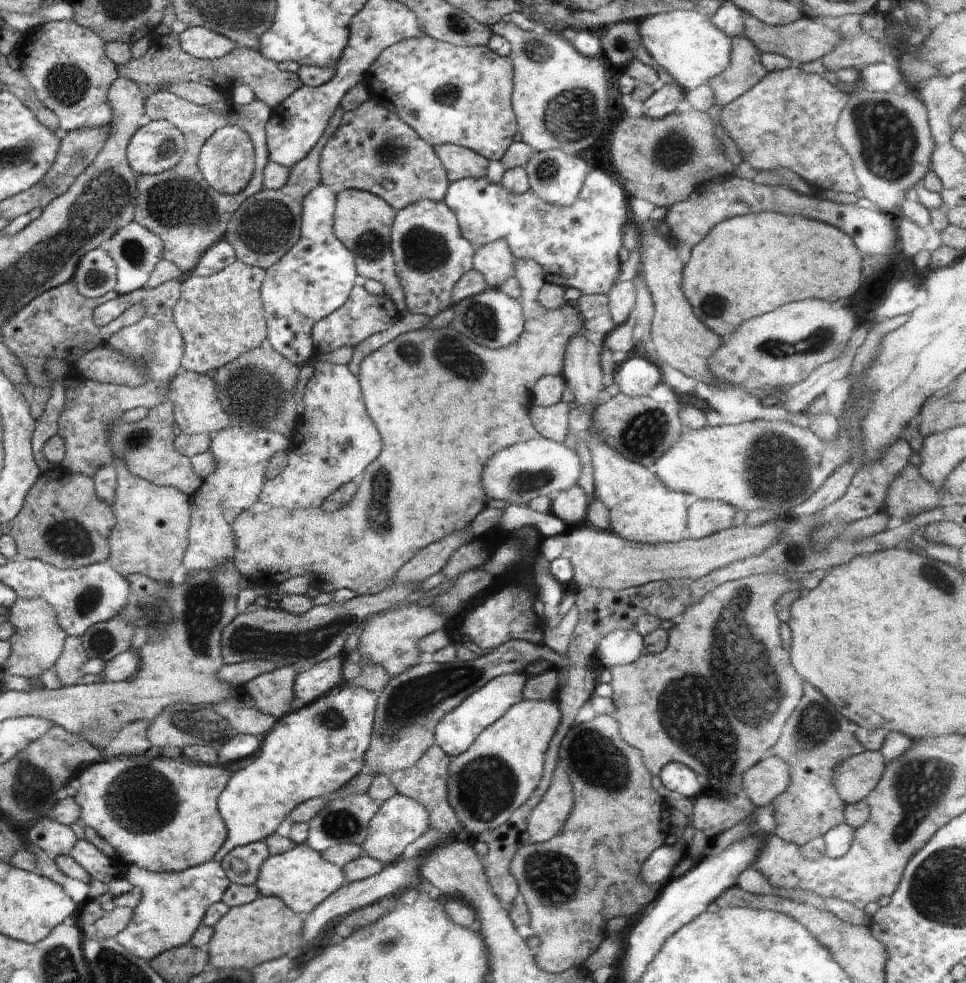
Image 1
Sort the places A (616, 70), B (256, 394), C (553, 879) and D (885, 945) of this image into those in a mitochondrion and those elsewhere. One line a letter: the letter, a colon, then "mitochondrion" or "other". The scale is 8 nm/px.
A: other
B: mitochondrion
C: mitochondrion
D: other

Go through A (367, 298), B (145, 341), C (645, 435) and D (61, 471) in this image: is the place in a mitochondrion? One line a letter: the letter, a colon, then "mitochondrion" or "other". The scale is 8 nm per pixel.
A: other
B: mitochondrion
C: mitochondrion
D: other

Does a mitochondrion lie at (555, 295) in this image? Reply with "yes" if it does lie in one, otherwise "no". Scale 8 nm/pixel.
no

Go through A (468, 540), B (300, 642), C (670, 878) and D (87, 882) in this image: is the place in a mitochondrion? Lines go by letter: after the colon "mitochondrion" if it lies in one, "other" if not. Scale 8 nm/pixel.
A: other
B: mitochondrion
C: other
D: other

